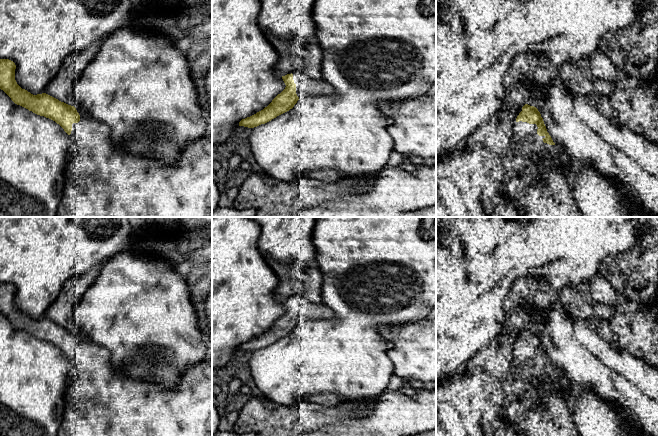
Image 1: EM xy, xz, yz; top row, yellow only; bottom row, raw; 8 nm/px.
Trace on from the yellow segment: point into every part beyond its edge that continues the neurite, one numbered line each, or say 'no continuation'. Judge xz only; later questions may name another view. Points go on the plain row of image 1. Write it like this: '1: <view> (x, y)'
1: xz (305, 309)

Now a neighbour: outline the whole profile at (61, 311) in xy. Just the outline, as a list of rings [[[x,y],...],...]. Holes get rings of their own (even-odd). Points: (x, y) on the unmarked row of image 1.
[[[105,262],[90,268],[82,275],[69,278],[62,285],[58,297],[44,313],[44,317],[75,331],[74,307],[95,281]]]

